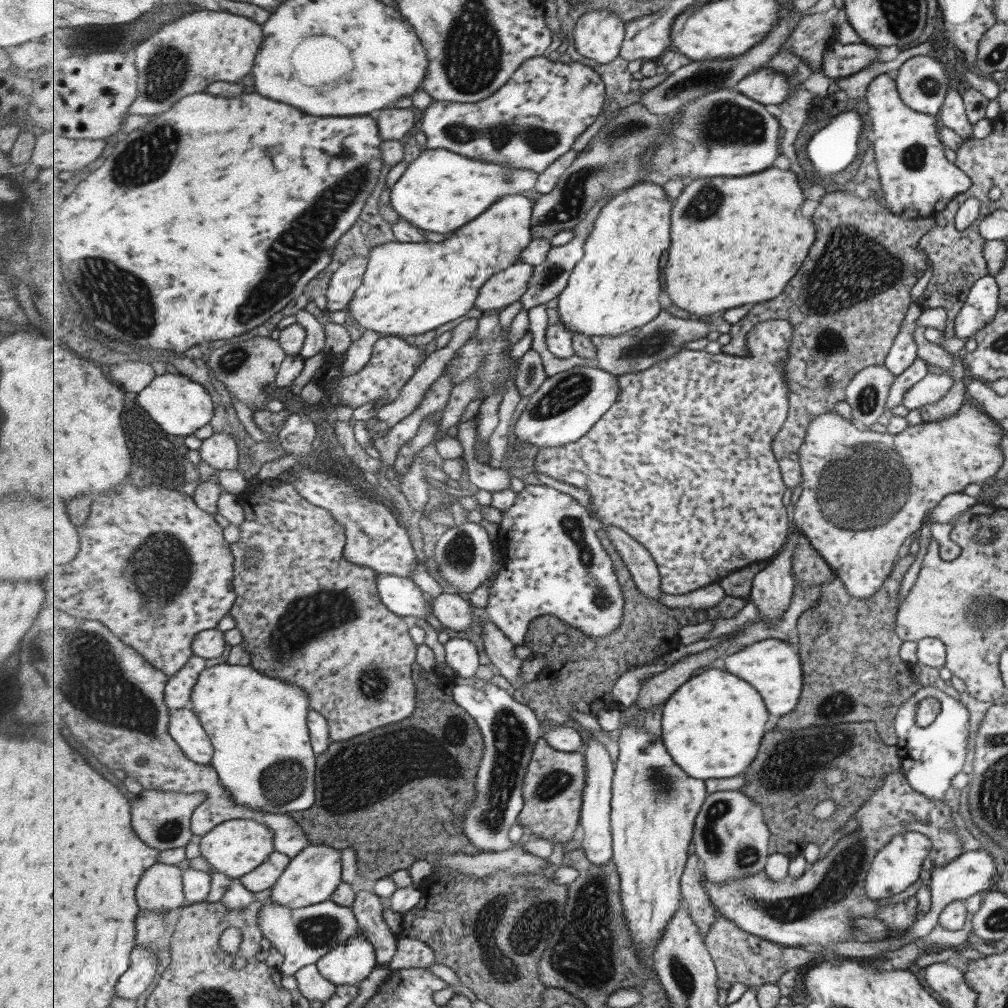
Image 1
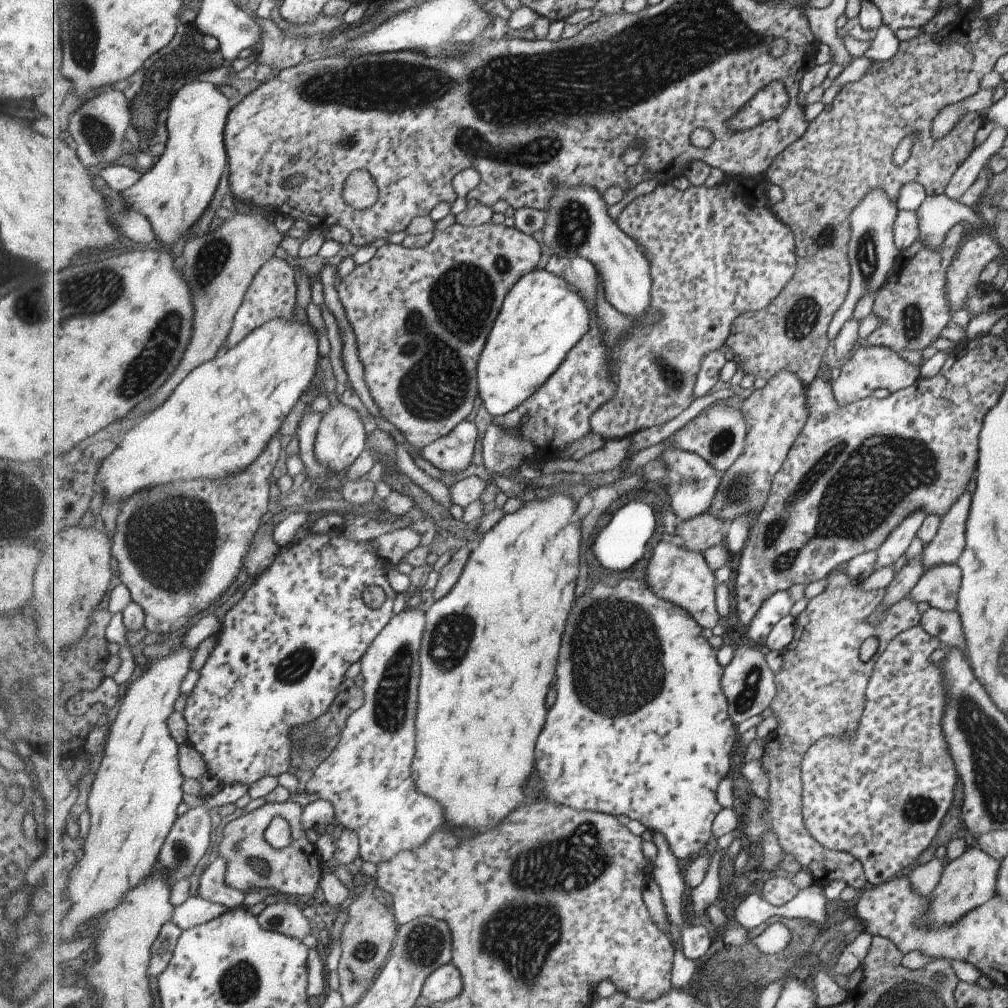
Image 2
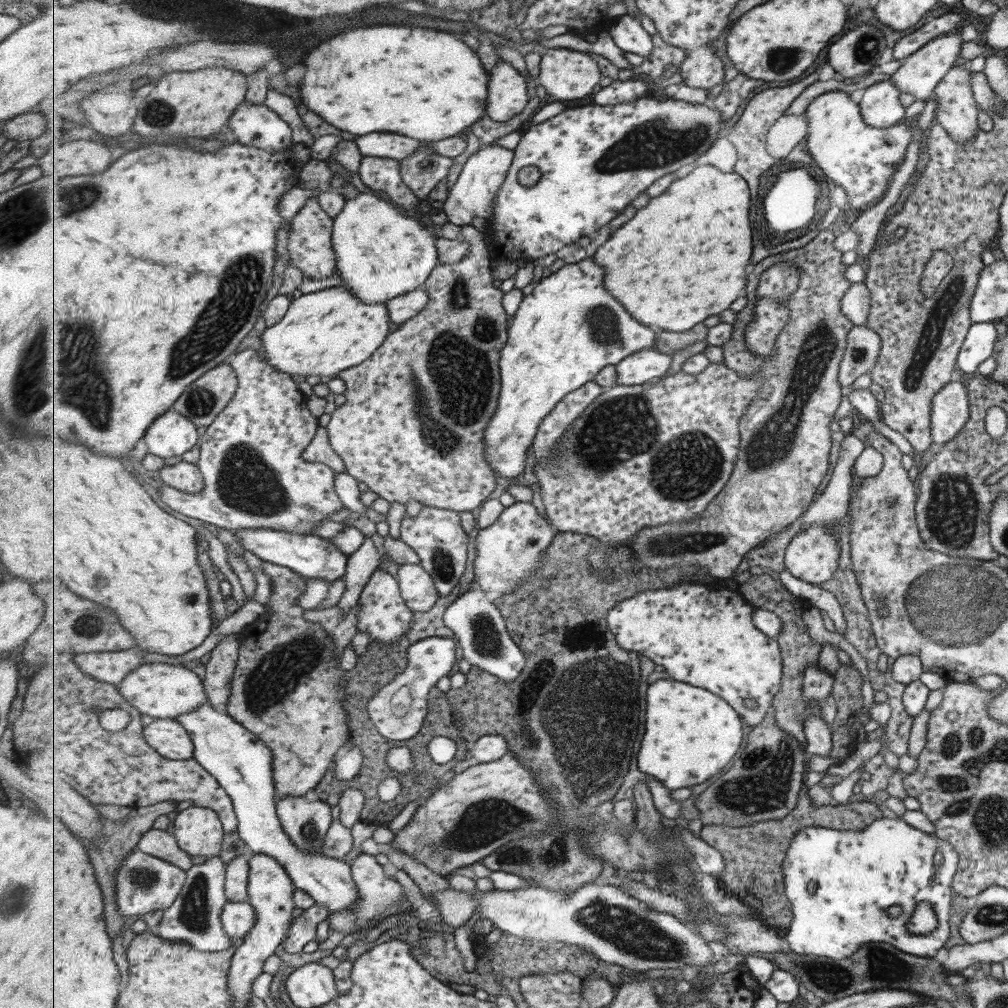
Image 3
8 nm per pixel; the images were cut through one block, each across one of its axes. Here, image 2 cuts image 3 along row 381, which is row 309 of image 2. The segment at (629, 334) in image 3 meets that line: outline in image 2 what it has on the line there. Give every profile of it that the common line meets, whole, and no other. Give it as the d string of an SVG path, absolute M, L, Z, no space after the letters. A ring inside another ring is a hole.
M546 268L543 270L535 269L533 272L523 276L521 280L510 290L510 294L506 296L504 300L502 311L499 313L498 319L495 321L494 327L491 330L491 334L486 342L486 347L483 349L482 356L480 357L478 364L478 393L479 398L482 400L482 404L486 406L486 409L494 416L503 416L503 414L509 414L509 412L519 408L523 402L529 400L531 396L535 395L535 392L539 391L539 388L546 384L547 380L555 374L561 364L565 362L567 356L571 353L571 350L575 348L575 344L579 344L579 340L591 330L591 310L587 306L587 302L583 300L583 296L577 294L579 288L577 286L571 286L565 278L561 276L555 276L551 274Z

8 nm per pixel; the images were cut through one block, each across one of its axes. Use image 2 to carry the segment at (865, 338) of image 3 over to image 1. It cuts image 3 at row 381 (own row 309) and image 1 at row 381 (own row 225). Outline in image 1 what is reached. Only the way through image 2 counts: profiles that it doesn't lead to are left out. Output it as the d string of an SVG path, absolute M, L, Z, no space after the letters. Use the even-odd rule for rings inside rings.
M871 366L855 373L846 390L846 401L851 408L851 422L856 428L868 430L877 423L885 409L885 398L894 376L884 366Z

